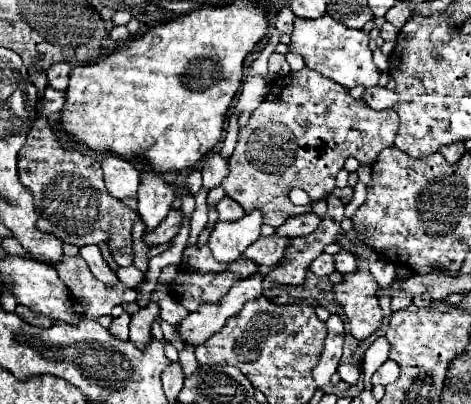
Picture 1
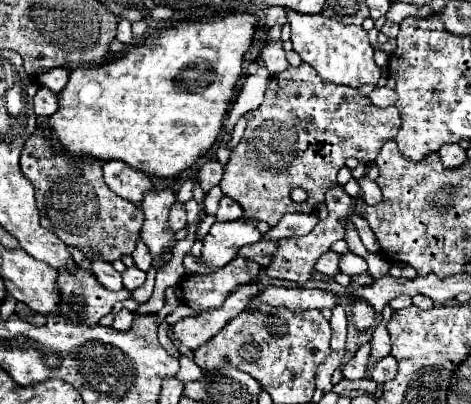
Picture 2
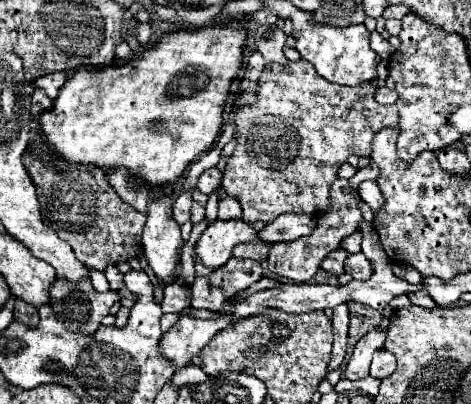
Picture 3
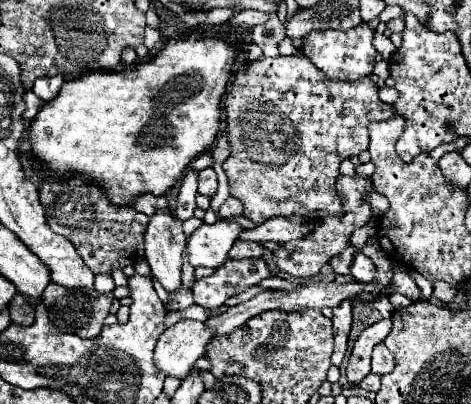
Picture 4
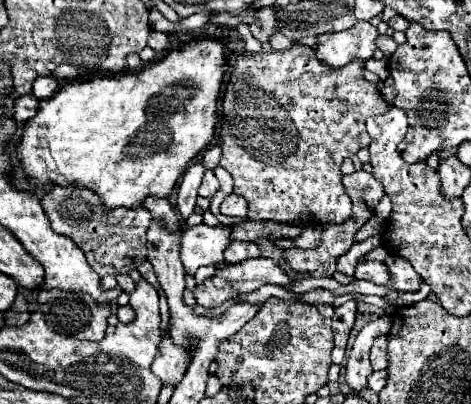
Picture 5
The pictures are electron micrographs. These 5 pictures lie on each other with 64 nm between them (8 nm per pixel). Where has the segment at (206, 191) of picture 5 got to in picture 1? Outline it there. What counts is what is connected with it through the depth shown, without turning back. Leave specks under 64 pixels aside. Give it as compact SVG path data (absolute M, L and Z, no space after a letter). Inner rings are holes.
M214 154L208 160L204 160L202 178L204 178L204 188L206 190L220 186L220 182L224 180L226 174L228 174L228 162L224 158L220 158L220 154Z

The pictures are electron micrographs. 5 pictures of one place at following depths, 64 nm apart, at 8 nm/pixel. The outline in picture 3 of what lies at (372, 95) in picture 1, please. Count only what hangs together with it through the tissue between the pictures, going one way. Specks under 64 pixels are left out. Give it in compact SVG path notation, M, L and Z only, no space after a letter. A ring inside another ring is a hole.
M382 86L382 88L376 90L376 100L378 100L380 104L394 104L394 102L398 100L398 92Z

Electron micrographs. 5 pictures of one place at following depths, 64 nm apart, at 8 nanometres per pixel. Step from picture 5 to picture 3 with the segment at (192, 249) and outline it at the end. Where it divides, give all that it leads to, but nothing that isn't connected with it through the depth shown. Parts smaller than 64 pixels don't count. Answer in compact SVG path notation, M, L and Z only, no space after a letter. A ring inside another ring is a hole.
M216 220L194 244L194 254L204 266L216 270L228 262L232 248L240 242L258 242L256 230L250 224L244 220Z

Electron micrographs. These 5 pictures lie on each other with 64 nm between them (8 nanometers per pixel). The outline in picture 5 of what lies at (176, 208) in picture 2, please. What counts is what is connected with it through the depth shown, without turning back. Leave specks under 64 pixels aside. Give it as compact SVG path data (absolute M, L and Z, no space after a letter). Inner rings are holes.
M196 162L192 164L184 178L182 178L182 184L178 188L178 200L176 200L176 206L178 206L178 212L186 218L194 212L196 208L196 196L198 196L198 186L202 182L202 176L204 176L206 168L202 166L202 162Z

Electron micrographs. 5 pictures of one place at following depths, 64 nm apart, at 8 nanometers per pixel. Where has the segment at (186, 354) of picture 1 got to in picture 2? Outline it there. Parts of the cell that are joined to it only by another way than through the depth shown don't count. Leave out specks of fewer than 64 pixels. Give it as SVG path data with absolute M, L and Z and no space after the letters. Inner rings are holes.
M180 356L180 370L176 374L176 378L186 384L186 382L192 382L192 380L200 380L202 378L202 370L196 366L194 360L186 358L186 356Z

